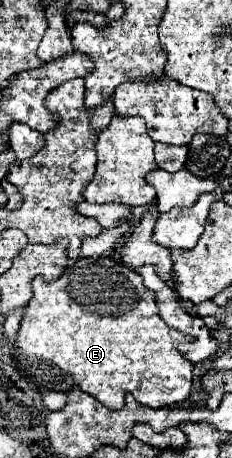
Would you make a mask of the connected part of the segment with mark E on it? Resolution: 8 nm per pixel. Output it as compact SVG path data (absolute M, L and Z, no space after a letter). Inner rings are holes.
M82 257L52 283L46 283L42 277L32 279L32 299L24 311L16 337L16 359L18 369L24 375L30 375L36 385L46 389L68 391L72 385L78 385L84 393L92 395L108 409L122 409L124 395L130 391L136 401L156 409L186 401L192 393L194 365L178 351L178 345L184 341L192 341L192 337L162 321L156 305L156 293L144 287L138 273L114 259Z

